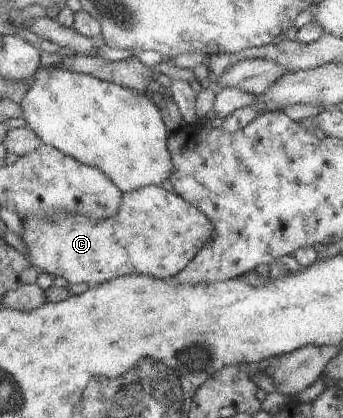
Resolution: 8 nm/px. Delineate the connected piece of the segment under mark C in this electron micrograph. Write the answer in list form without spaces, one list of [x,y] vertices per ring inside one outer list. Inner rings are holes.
[[[150,185],[142,187],[141,189],[136,189],[136,191],[130,191],[130,193],[123,193],[120,211],[110,219],[96,221],[96,219],[88,219],[88,217],[82,217],[82,215],[61,215],[54,217],[54,219],[57,219],[54,223],[50,223],[48,219],[42,219],[42,221],[40,221],[40,217],[30,217],[30,219],[26,219],[26,221],[21,221],[24,227],[22,241],[24,242],[24,245],[28,247],[28,253],[30,253],[29,263],[32,267],[38,269],[39,272],[48,273],[53,278],[63,277],[70,284],[87,283],[90,286],[101,285],[102,283],[120,278],[122,275],[138,276],[138,273],[140,273],[140,275],[142,275],[142,273],[144,273],[144,275],[152,275],[152,277],[156,277],[156,279],[174,278],[176,273],[183,271],[186,268],[186,265],[194,259],[196,253],[204,247],[204,244],[208,243],[208,241],[216,235],[214,225],[212,225],[210,219],[208,219],[202,211],[199,211],[196,207],[188,204],[167,186],[163,185]]]

